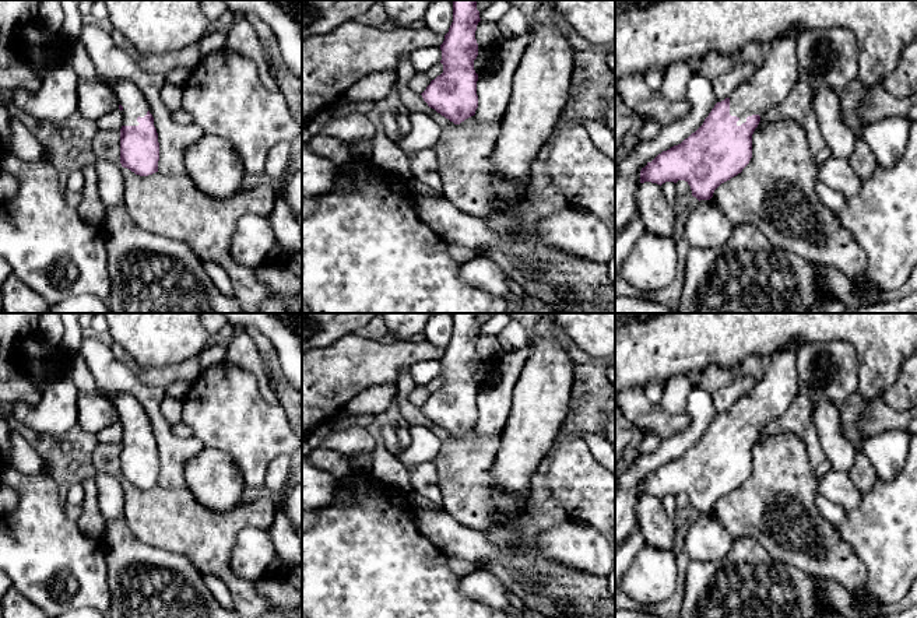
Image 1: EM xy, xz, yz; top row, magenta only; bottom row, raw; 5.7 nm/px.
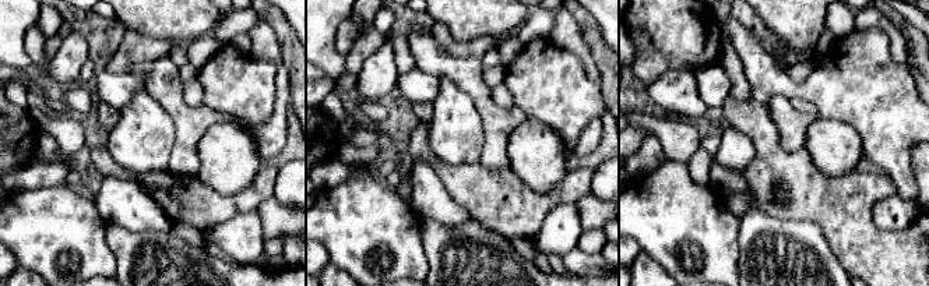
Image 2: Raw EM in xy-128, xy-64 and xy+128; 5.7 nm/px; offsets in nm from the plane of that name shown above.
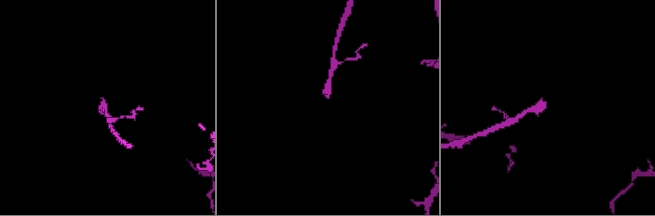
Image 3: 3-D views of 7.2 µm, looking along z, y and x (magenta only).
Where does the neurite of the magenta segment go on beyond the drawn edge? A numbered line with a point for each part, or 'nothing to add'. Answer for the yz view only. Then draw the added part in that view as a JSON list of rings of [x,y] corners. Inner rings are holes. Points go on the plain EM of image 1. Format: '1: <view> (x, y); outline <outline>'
1: yz (773, 392); outline [[[794,345],[770,357],[765,362],[762,376],[755,382],[752,391],[730,407],[730,428],[739,432],[737,439],[745,436],[748,429],[766,426],[787,411],[793,398],[800,391],[797,376],[798,350],[800,345]]]

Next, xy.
1: xy (132, 413); outline [[[120,393],[113,404],[119,418],[123,419],[123,439],[138,439],[137,431],[144,431],[148,425],[147,415],[136,397],[129,393]]]

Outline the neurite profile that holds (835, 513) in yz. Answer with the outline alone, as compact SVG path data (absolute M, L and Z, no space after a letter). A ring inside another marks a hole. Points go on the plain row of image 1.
M821 494L816 495L815 503L819 512L822 513L822 516L835 526L846 522L847 509L844 509L842 505L830 502Z

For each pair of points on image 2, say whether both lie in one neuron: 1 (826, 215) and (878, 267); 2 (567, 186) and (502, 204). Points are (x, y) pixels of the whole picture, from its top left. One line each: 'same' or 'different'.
1: same
2: same

